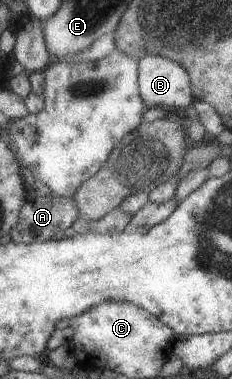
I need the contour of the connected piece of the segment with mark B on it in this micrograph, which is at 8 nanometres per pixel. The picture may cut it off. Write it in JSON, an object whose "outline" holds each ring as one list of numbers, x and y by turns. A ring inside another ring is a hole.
{"outline":[[147,55,137,60,138,95,146,109,172,110,178,114,191,105,190,80,178,62]]}

